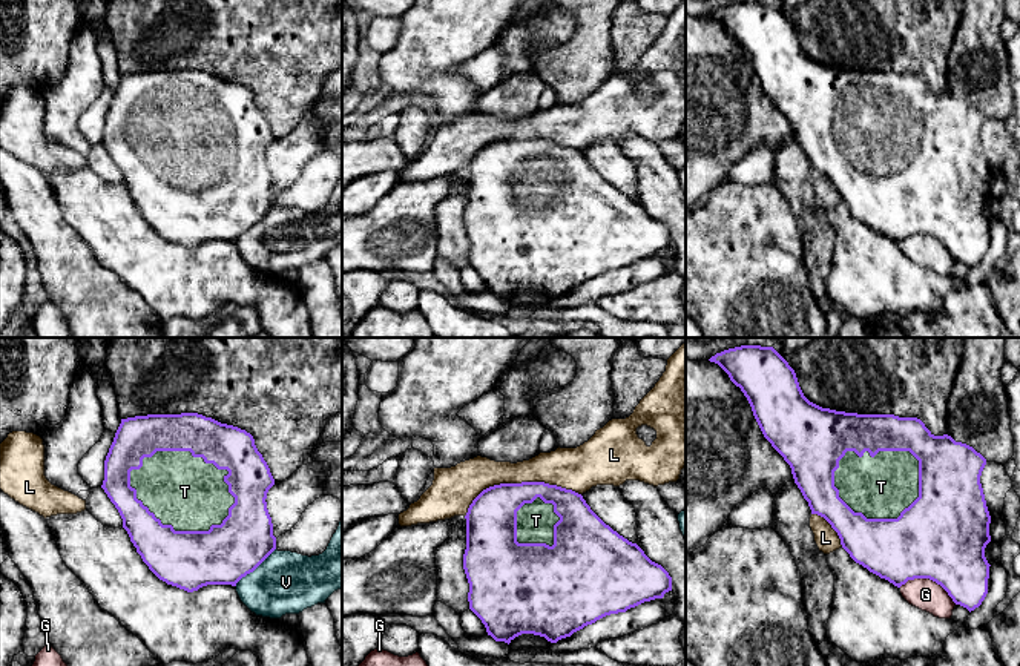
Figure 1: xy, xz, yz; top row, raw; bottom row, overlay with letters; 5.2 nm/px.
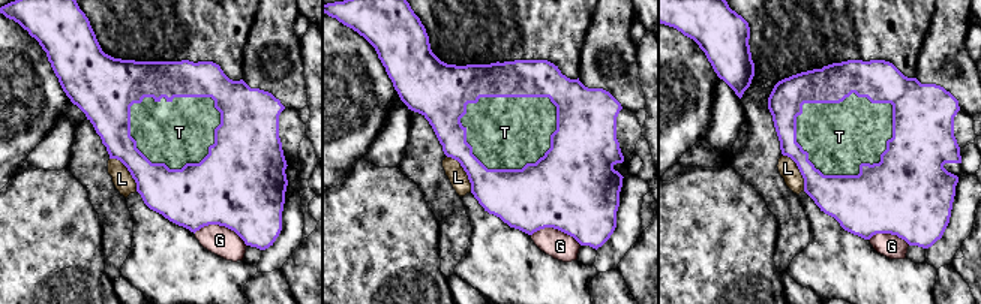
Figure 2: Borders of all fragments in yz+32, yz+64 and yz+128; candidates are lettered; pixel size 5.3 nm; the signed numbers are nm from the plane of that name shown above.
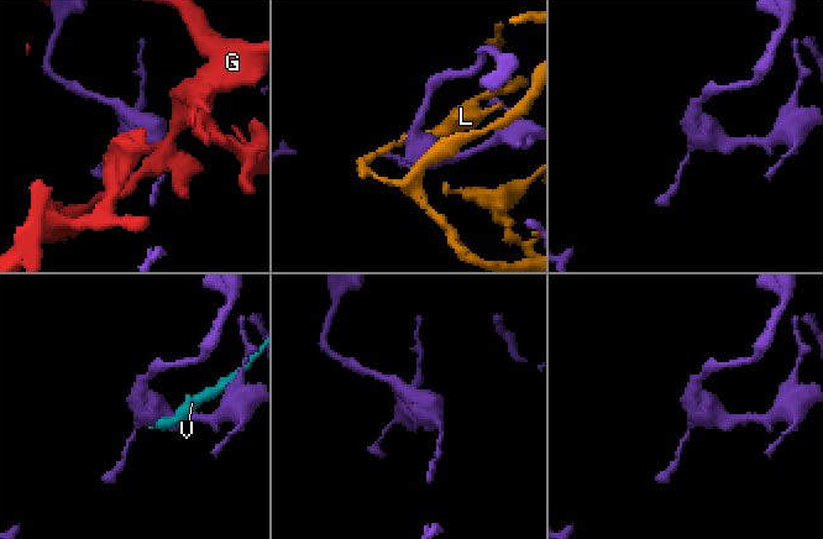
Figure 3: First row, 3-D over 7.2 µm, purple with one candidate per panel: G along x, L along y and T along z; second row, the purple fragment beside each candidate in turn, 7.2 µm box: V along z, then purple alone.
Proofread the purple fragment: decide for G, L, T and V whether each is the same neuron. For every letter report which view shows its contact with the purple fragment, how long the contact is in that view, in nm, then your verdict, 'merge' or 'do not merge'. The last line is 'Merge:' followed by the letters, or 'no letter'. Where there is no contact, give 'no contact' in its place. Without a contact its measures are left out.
G: meets purple in yz; contact 320 nm long; do not merge
L: meets purple in xz; contact 600 nm long; do not merge
T: meets purple in xy; contact 600 nm long; merge
V: meets purple in xy; contact 300 nm long; do not merge
Merge: T

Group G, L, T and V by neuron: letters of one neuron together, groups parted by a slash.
G / L / T / V

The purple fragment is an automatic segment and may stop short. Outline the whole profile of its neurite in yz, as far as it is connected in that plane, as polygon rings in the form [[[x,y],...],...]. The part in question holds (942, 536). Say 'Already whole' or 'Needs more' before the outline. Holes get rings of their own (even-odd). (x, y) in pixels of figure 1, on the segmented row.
Needs more. [[[741,345],[716,353],[709,361],[718,364],[741,388],[764,437],[790,465],[811,514],[831,525],[856,563],[897,588],[908,580],[930,579],[969,612],[982,605],[991,566],[985,557],[991,542],[991,516],[980,483],[986,465],[980,453],[948,434],[934,436],[917,417],[845,413],[810,402],[795,370],[773,347]]]

